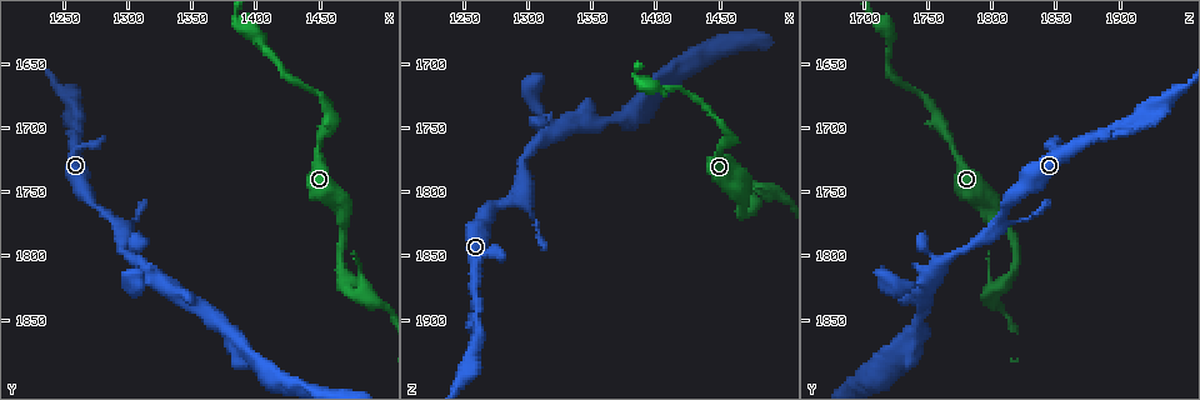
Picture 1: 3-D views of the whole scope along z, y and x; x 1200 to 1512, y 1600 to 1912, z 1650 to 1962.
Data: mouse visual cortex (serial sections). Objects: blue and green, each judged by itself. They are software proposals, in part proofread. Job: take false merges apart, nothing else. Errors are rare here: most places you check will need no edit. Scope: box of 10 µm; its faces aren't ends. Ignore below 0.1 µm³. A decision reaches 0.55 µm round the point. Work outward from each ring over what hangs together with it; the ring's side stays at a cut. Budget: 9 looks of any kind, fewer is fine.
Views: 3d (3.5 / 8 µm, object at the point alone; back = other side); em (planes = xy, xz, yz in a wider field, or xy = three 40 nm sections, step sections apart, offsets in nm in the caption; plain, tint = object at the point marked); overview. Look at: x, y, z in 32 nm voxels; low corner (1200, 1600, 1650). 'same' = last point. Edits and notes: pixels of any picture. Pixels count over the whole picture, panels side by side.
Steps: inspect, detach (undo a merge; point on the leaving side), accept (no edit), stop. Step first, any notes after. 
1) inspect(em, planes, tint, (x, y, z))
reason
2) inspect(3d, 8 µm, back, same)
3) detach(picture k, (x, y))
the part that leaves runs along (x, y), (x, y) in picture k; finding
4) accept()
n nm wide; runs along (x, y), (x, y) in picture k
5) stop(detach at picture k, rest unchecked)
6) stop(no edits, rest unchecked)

inspect(3d, 3.5 µm, (1474, 1830, 1800))
sharp bend

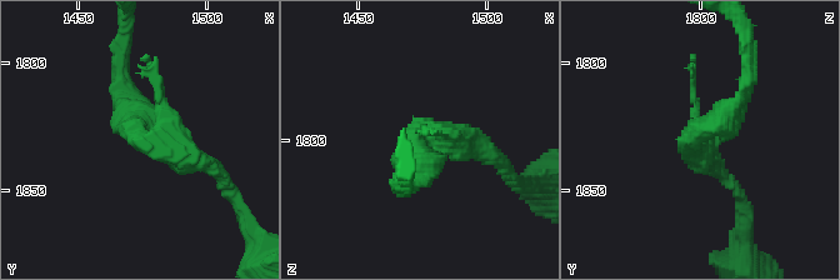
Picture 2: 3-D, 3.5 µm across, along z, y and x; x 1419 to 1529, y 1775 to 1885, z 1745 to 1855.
inspect(em, xy, step 3, tint, (1474, 1830, 1799))
need the tissue

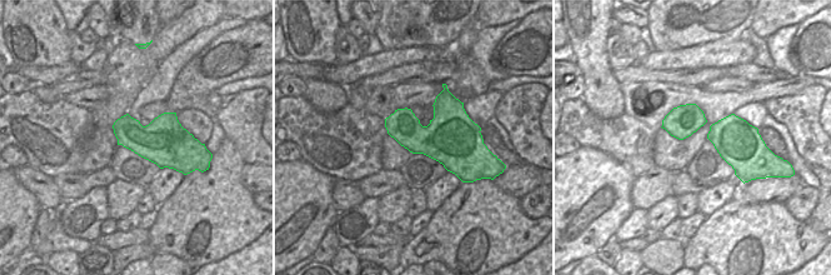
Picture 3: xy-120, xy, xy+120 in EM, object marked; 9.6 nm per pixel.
accept()
runs along (120, 79), (143, 140), (208, 163) in picture 2; continuous, no second cell

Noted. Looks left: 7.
inspect(3d, 3.5 µm, back, (1278, 1762, 1814))

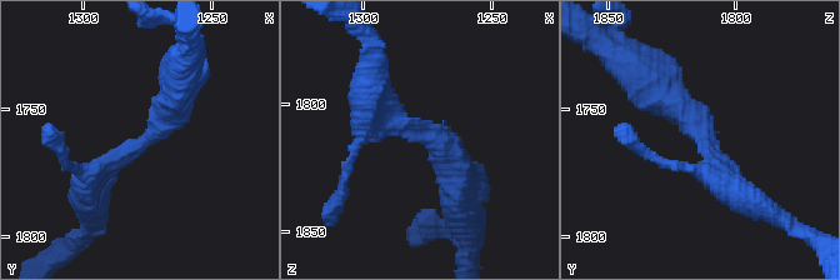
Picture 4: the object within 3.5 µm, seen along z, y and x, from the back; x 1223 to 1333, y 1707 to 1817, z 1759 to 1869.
inspect(em, xy, step 2, tint, (1279, 1763, 1813))
arms of 250, 400 nm

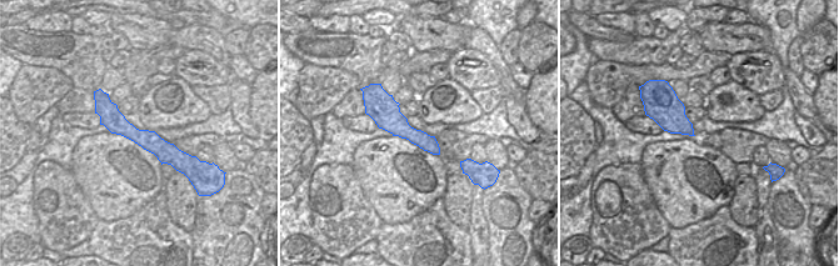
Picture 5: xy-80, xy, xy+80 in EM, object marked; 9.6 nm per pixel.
accept()
220 nm wide; runs along (99, 100), (129, 131), (185, 161) in picture 5; one cell here

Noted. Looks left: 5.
inspect(3d, 3.5 µm, (1324, 1816, 1754))
a fork

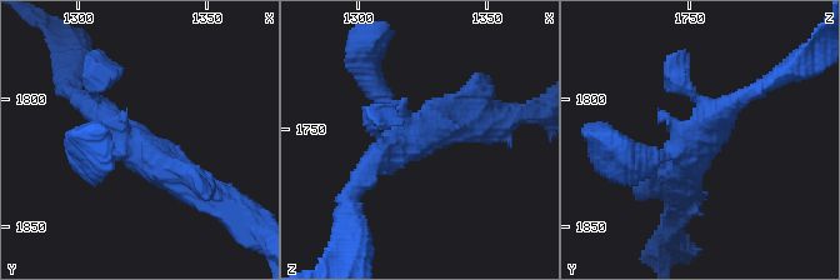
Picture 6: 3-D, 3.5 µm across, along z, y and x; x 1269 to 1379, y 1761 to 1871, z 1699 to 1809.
inspect(em, xy, step 2, tint, (1322, 1818, 1752))

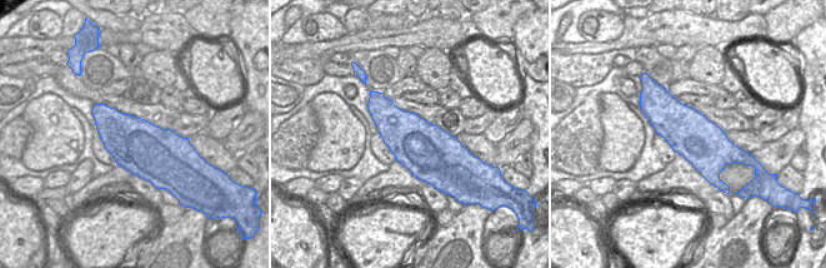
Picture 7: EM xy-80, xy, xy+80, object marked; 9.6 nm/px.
inspect(em, xy, step 1, tint, same)

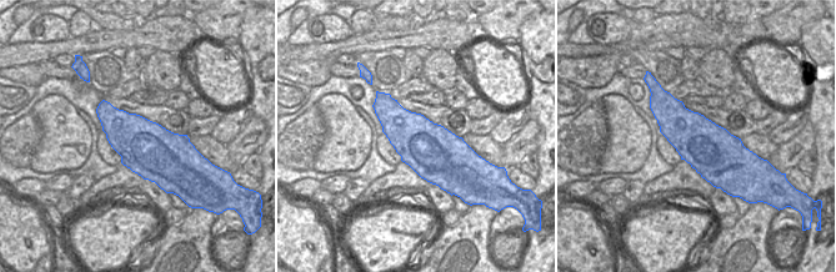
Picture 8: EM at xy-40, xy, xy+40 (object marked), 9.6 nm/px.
accept()
runs along (81, 99), (161, 169), (204, 191) in picture 6; all the same cell

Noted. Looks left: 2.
stop(no edits, rest unchecked)

